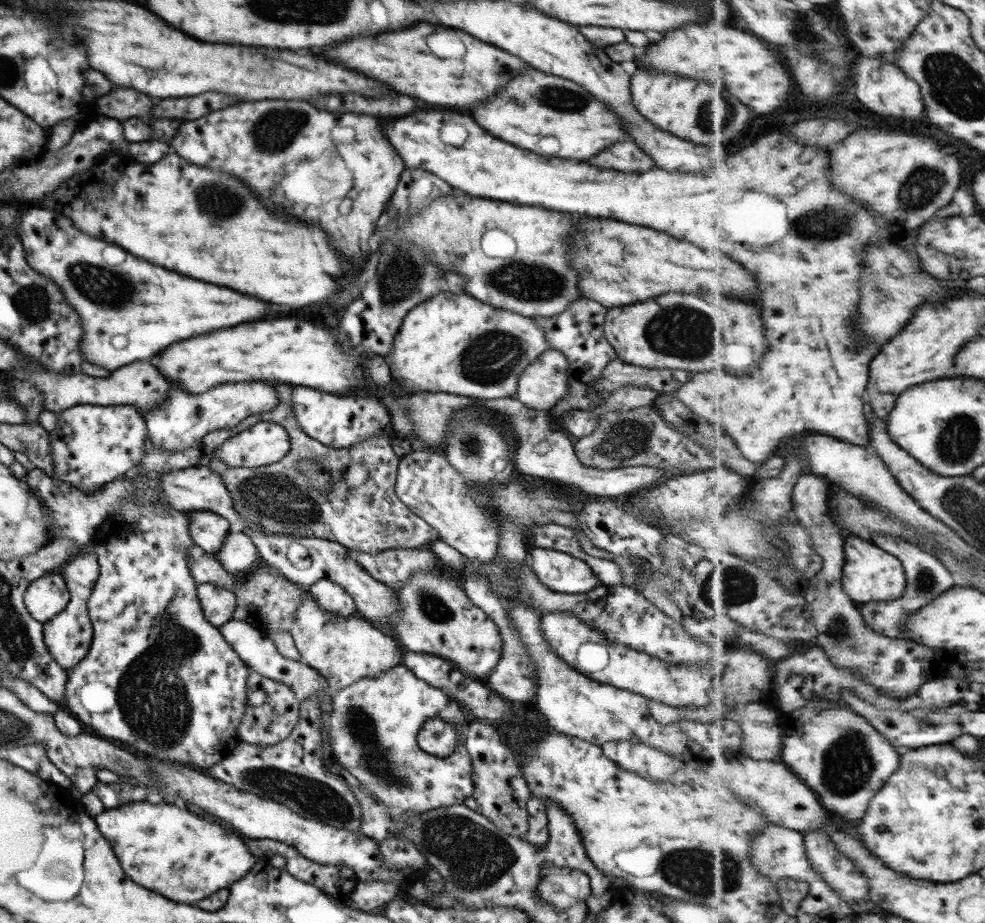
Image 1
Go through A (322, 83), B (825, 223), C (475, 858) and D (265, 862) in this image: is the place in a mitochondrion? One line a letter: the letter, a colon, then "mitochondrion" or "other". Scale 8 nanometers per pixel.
A: other
B: mitochondrion
C: mitochondrion
D: other

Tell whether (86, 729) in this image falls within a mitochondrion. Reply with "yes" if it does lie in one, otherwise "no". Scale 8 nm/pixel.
no

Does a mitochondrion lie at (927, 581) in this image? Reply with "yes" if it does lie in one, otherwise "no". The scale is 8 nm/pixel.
yes

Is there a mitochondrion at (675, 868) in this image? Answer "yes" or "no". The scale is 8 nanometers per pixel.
yes

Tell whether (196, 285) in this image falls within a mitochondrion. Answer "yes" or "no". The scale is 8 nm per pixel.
no

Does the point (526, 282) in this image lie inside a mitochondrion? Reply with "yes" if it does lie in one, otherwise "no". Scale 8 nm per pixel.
yes

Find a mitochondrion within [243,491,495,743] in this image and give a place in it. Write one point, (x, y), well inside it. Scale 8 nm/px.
(432, 607)

